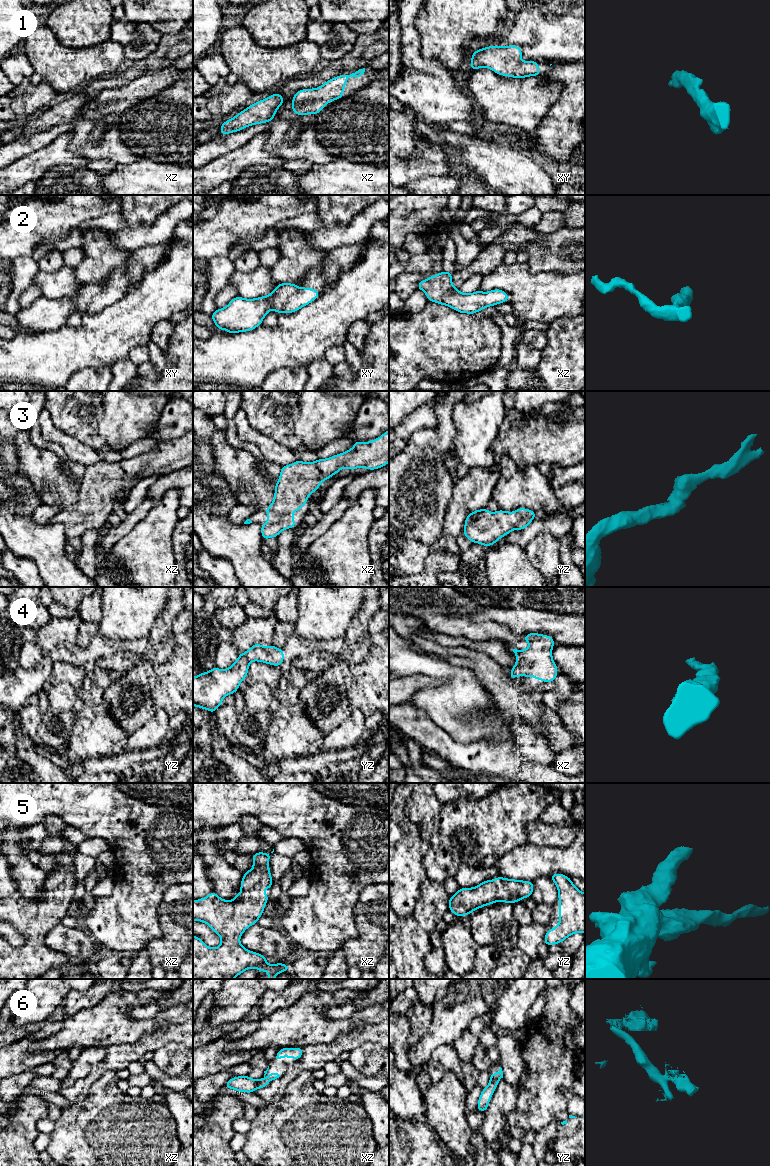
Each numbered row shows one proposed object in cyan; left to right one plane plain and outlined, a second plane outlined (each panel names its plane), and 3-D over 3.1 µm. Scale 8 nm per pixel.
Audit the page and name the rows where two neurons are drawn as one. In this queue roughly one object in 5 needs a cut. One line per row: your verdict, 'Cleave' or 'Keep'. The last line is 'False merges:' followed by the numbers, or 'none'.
1: Keep
2: Keep
3: Keep
4: Keep
5: Keep
6: Cleave
False merges: 6

